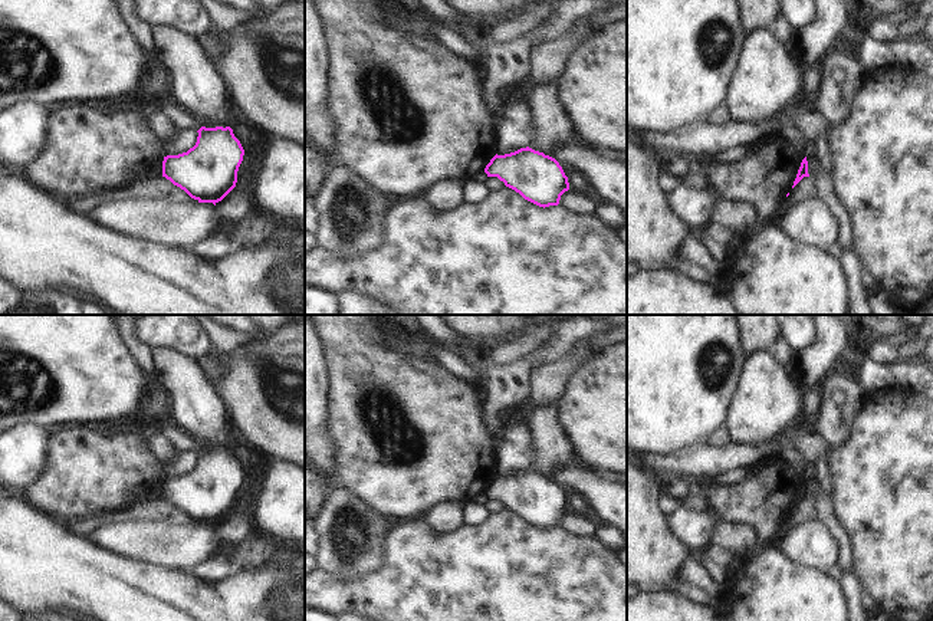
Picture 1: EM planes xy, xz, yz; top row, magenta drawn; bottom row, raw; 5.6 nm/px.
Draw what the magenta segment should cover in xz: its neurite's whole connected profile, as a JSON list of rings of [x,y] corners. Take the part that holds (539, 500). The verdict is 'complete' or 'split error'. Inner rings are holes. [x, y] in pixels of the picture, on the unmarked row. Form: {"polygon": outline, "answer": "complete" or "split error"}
{"polygon": [[[529,469],[505,477],[496,476],[484,494],[543,530],[558,528],[561,518],[569,512],[568,499],[559,484]]], "answer": "complete"}

